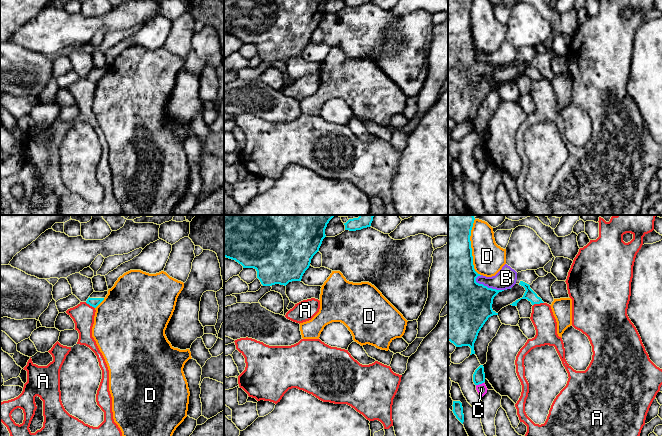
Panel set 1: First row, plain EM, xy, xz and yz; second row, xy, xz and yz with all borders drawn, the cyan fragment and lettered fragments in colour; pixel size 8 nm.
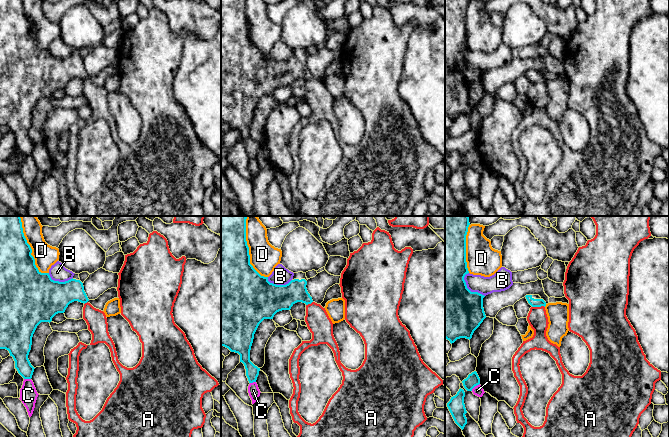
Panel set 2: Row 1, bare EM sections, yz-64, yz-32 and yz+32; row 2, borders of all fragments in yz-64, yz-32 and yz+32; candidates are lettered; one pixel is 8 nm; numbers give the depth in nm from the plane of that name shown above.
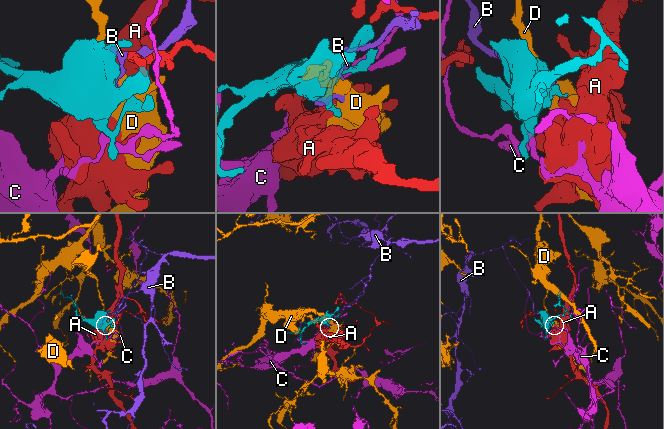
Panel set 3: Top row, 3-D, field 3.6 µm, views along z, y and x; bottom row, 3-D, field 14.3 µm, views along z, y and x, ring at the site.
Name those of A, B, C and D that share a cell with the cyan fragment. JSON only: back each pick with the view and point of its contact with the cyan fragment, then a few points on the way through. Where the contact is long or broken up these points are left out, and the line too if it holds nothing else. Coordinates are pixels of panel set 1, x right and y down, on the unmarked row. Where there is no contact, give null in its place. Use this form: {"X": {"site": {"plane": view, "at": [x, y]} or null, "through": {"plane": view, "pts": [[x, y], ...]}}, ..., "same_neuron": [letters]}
{"same_neuron": []}

